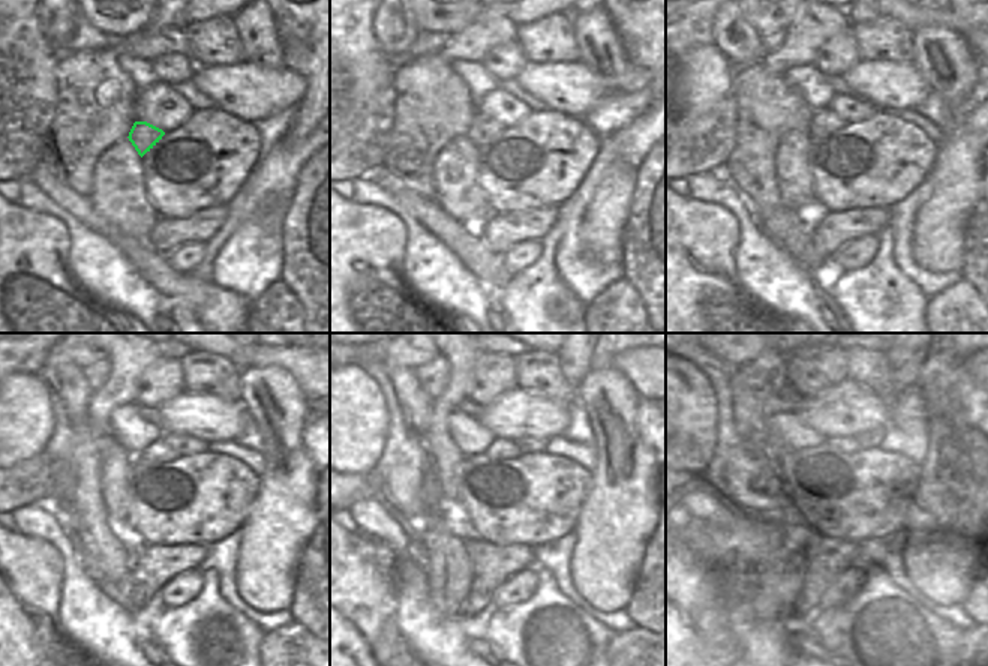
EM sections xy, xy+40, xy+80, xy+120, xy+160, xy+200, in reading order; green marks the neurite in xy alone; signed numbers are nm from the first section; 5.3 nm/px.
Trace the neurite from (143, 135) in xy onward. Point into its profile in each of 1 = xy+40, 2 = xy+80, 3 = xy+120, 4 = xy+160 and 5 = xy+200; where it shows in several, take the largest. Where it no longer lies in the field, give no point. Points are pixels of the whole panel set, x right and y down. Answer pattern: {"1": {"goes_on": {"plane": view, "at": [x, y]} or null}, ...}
{"1": {"goes_on": {"plane": "xy+40", "at": [485, 128]}}, "2": {"goes_on": {"plane": "xy+80", "at": [823, 122]}}, "3": {"goes_on": {"plane": "xy+120", "at": [159, 450]}}, "4": {"goes_on": {"plane": "xy+160", "at": [498, 449]}}, "5": {"goes_on": {"plane": "xy+200", "at": [838, 449]}}}

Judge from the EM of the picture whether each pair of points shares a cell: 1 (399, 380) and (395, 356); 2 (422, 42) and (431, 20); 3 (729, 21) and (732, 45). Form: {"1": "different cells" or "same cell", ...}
{"1": "different cells", "2": "different cells", "3": "same cell"}

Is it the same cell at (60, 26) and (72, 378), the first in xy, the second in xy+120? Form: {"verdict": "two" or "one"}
{"verdict": "one"}

